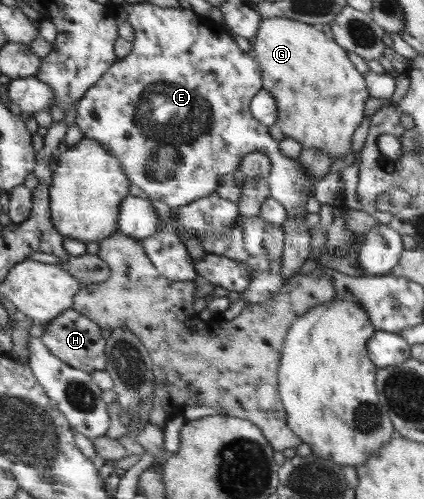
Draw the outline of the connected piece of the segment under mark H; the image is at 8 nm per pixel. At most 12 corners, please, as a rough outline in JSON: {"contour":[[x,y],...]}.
{"contour":[[73,308],[42,339],[74,368],[108,367],[106,332]]}

